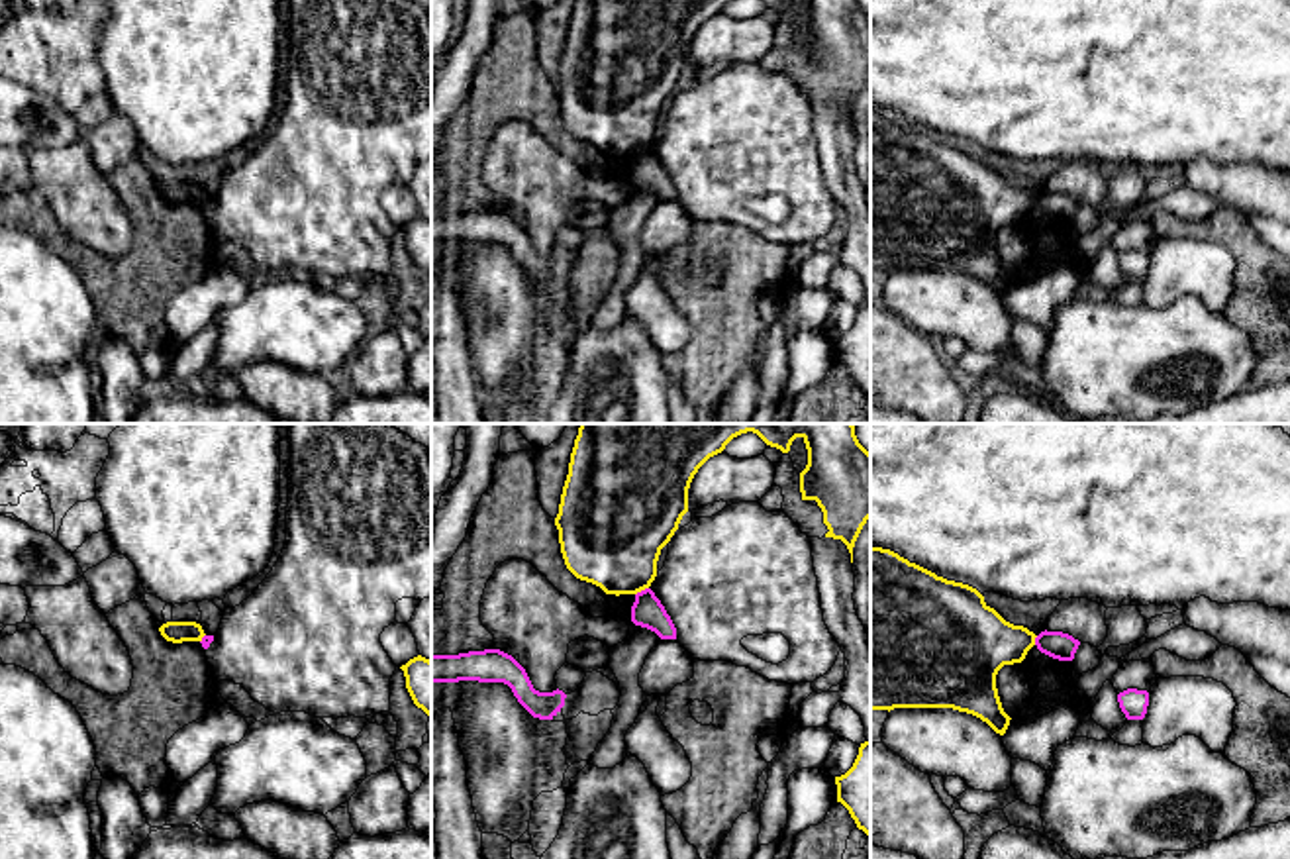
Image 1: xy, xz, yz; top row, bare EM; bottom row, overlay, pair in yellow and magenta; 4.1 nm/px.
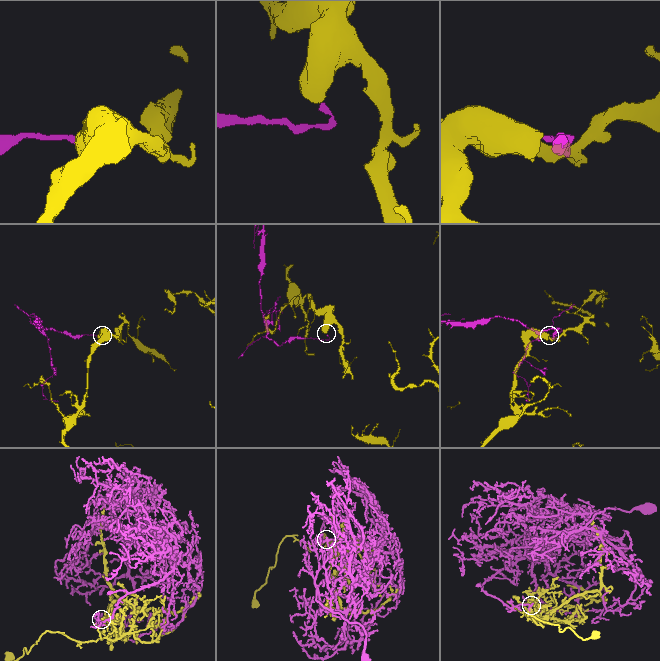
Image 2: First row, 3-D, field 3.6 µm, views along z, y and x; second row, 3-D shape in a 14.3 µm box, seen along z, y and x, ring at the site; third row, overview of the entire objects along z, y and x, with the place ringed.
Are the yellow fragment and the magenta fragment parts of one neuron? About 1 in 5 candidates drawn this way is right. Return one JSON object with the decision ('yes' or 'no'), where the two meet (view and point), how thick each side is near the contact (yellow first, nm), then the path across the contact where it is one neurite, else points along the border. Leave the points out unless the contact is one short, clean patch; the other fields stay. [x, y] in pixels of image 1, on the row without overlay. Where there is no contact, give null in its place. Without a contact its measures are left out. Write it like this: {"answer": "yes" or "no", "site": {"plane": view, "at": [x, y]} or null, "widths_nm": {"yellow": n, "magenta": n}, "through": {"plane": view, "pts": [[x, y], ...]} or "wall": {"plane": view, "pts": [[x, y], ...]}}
{"answer": "no", "site": {"plane": "xz", "at": [642, 150]}, "widths_nm": {"yellow": 420, "magenta": 130}, "wall": {"plane": "xz", "pts": [[647, 148], [636, 155]]}}

